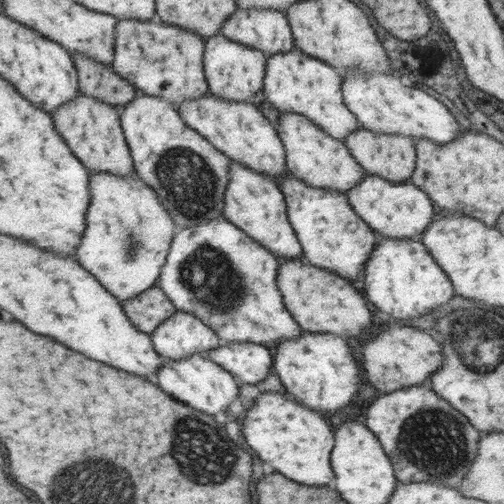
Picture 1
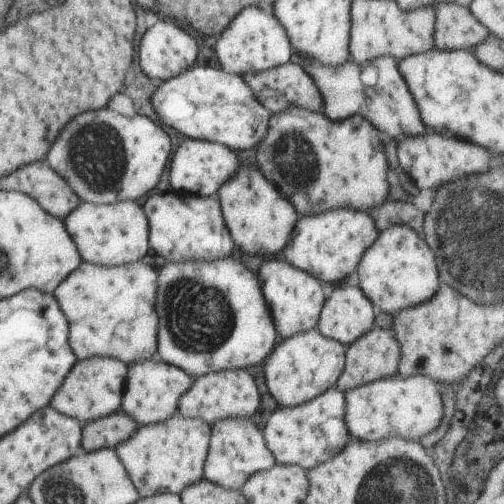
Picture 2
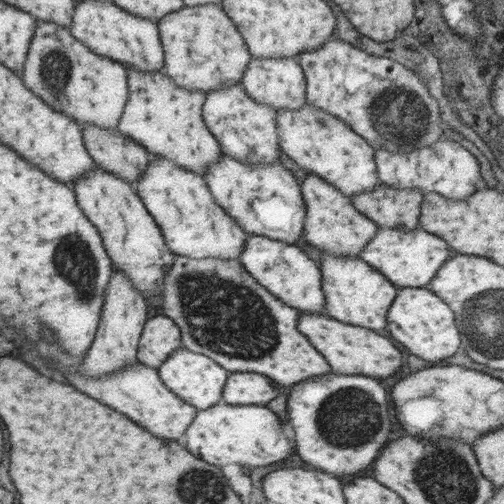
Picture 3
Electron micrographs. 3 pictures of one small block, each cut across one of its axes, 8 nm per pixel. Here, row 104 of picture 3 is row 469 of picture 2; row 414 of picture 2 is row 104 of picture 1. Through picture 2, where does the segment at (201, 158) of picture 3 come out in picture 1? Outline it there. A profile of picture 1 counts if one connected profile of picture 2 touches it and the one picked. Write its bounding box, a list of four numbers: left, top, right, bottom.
[113,20,203,110]

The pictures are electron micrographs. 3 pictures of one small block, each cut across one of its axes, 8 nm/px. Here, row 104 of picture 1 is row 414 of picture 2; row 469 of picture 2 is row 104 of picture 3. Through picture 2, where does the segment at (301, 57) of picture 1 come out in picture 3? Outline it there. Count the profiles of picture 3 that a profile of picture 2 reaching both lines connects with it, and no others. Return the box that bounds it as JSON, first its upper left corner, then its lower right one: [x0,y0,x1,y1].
[277,104,379,198]

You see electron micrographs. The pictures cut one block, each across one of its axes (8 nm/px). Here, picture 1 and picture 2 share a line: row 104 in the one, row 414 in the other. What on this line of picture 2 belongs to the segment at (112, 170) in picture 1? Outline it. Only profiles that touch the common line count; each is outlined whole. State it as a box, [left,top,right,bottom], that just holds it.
[51,356,127,424]

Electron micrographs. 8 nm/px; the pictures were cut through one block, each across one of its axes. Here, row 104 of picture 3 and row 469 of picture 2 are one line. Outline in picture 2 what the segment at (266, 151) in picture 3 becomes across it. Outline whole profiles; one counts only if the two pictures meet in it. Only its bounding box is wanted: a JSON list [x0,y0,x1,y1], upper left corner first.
[203,418,273,490]

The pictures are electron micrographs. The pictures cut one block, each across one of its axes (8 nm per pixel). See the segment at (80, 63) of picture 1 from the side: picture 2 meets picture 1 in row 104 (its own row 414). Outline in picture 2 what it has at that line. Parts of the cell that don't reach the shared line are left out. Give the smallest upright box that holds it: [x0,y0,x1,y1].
[83,412,137,452]

